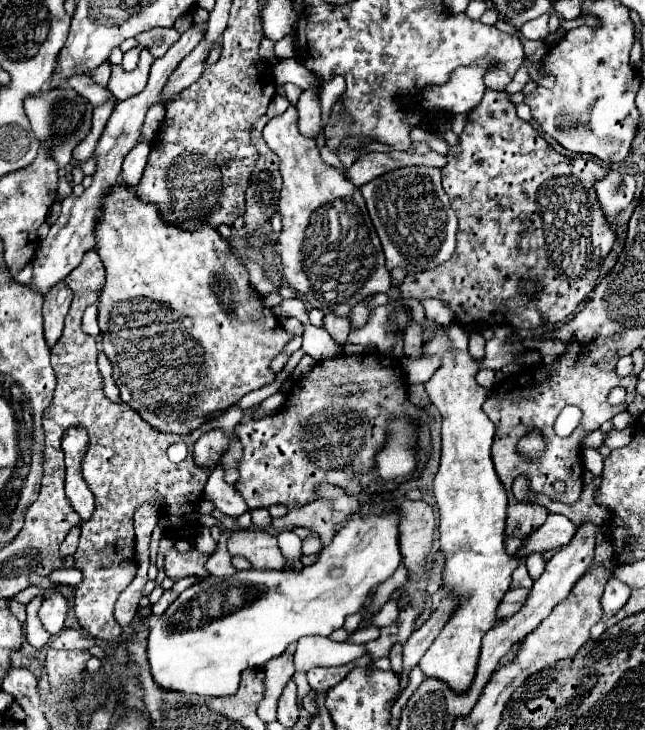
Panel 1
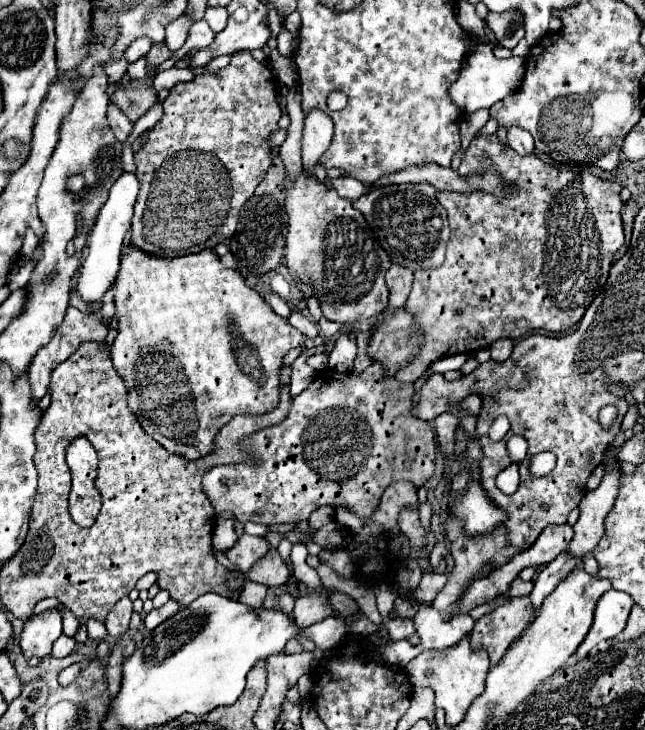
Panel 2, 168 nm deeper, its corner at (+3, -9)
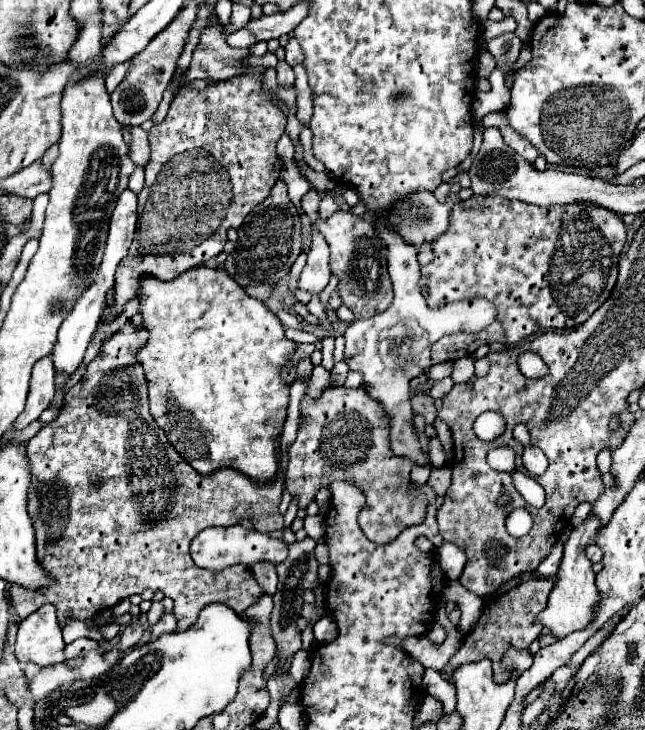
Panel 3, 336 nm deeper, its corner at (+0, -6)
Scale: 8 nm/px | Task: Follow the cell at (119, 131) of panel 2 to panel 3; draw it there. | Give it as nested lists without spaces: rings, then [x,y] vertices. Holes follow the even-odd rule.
[[[133,126],[131,128],[131,136],[133,136],[133,140],[131,140],[131,146],[129,146],[129,158],[137,166],[145,168],[147,162],[149,162],[149,140],[147,140],[147,132],[143,128],[139,128],[139,126]]]

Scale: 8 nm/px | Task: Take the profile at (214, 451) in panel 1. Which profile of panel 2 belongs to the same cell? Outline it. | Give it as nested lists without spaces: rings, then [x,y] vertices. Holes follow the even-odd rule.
[[[378,361],[362,373],[320,371],[300,395],[292,397],[292,409],[282,423],[260,429],[240,441],[240,449],[252,455],[254,461],[216,465],[202,475],[202,489],[214,507],[214,515],[232,511],[240,523],[298,523],[306,521],[318,507],[332,505],[346,507],[360,519],[366,519],[378,507],[384,489],[392,481],[406,479],[416,489],[426,485],[436,467],[436,435],[426,421],[412,417],[412,397],[414,385],[390,379]]]

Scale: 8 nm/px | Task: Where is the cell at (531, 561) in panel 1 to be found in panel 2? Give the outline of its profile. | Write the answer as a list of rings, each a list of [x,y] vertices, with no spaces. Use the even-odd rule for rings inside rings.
[[[516,579],[514,583],[512,583],[512,589],[508,591],[508,595],[510,597],[514,597],[514,595],[530,595],[530,591],[532,591],[532,581],[522,581],[522,579]]]

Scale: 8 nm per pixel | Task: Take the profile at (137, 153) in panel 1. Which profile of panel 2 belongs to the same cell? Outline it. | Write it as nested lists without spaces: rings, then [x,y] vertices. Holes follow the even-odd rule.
[[[124,171],[112,185],[108,201],[102,205],[98,217],[96,217],[96,225],[88,237],[88,255],[84,257],[84,263],[80,267],[80,279],[76,289],[80,291],[80,295],[84,297],[84,301],[98,301],[102,299],[102,295],[110,289],[112,279],[116,277],[118,271],[118,263],[120,263],[120,255],[122,255],[122,245],[124,245],[124,237],[130,229],[130,219],[132,219],[132,207],[136,203],[136,195],[140,191],[140,181],[134,173]]]

